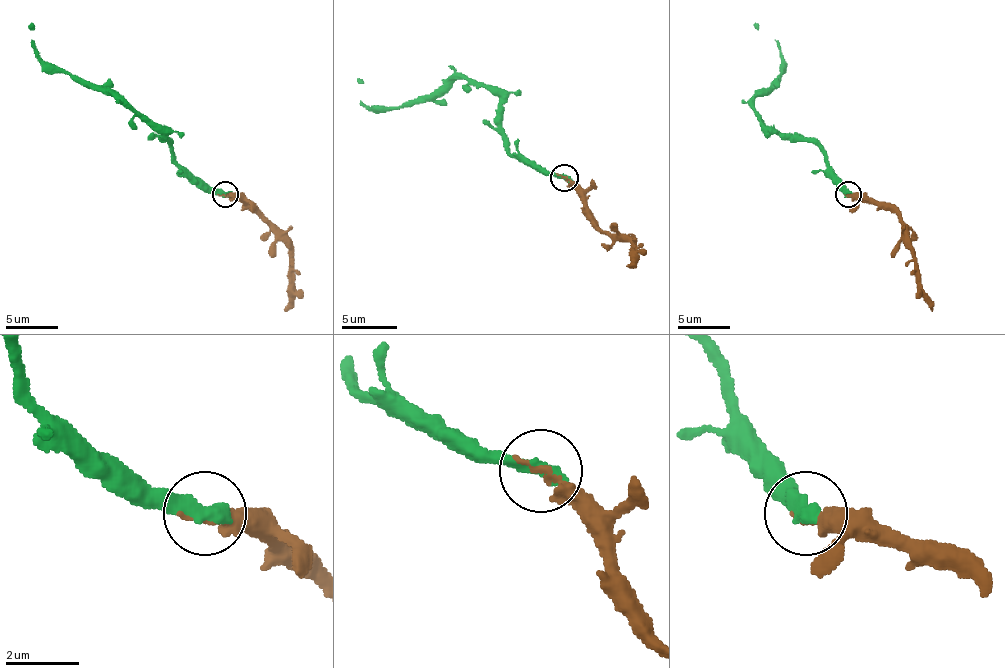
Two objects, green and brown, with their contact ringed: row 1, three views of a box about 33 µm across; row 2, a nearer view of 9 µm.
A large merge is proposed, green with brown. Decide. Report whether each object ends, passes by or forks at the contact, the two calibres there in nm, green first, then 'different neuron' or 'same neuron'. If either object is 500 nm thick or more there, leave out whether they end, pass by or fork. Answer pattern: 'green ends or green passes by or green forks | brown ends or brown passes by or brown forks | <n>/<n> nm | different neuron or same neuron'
500/240 nm | same neuron

